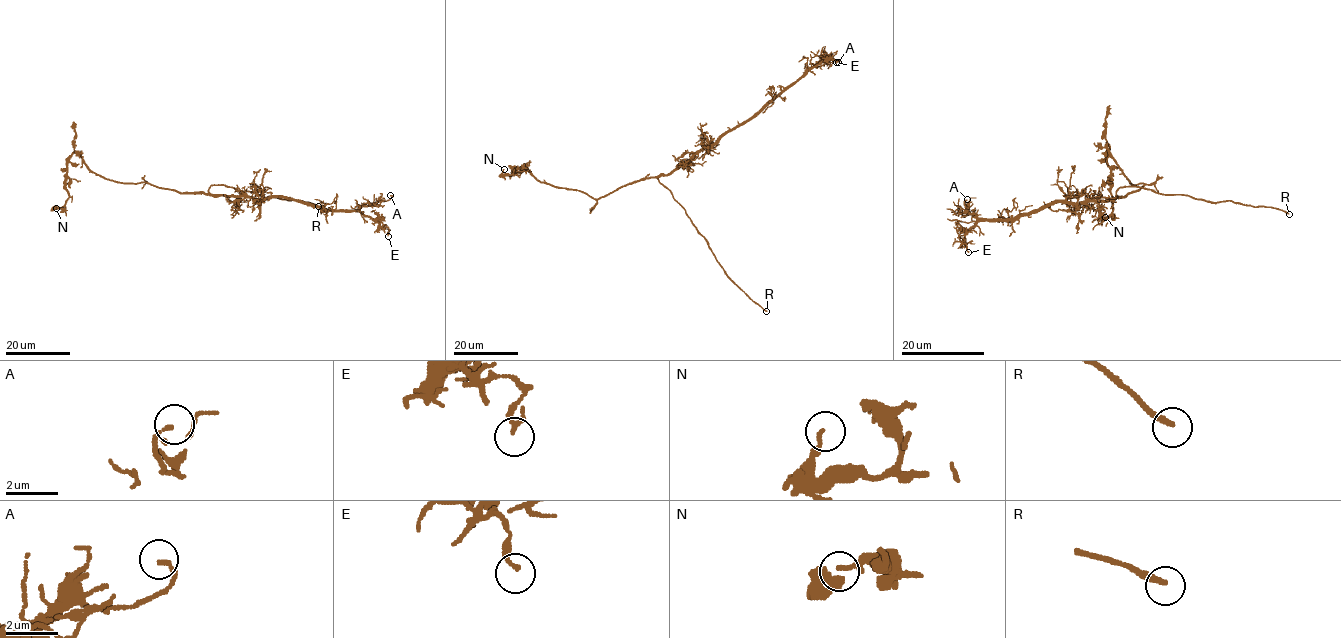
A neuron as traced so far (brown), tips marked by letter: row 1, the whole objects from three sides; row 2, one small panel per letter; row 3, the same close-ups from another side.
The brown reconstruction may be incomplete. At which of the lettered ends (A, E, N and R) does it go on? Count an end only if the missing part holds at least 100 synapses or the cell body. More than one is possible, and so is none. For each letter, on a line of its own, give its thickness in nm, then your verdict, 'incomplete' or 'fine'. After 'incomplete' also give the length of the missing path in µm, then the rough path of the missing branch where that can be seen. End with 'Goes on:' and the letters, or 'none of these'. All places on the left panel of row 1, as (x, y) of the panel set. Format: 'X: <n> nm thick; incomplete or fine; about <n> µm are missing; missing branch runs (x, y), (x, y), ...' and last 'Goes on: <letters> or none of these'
A: 130 nm thick; fine
E: 180 nm thick; fine
N: 160 nm thick; fine
R: 240 nm thick; incomplete; about 15 µm are missing; missing branch runs (318, 206), (351, 212), (352, 216)
Goes on: R

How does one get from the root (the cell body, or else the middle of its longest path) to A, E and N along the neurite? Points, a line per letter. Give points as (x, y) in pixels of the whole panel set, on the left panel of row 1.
A: (207, 193), (254, 198), (288, 197), (325, 209), (359, 209), (379, 200), (388, 200), (390, 195)
E: (207, 193), (254, 198), (288, 197), (325, 209), (358, 209), (387, 229), (388, 236)
N: (207, 193), (106, 179), (74, 152), (66, 163), (69, 199), (56, 208)

